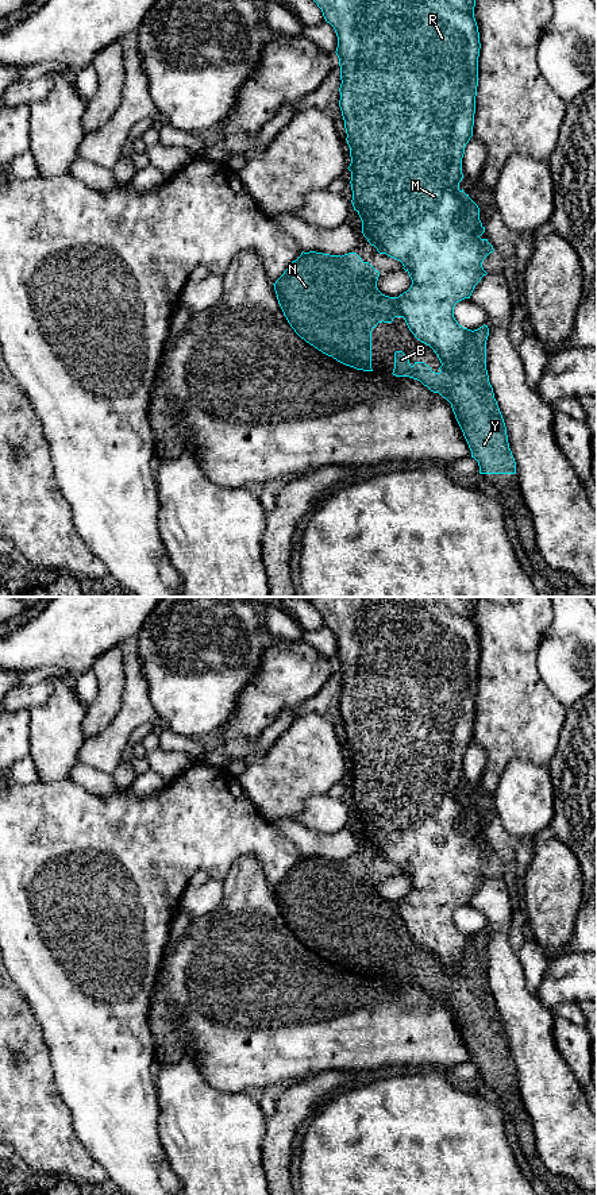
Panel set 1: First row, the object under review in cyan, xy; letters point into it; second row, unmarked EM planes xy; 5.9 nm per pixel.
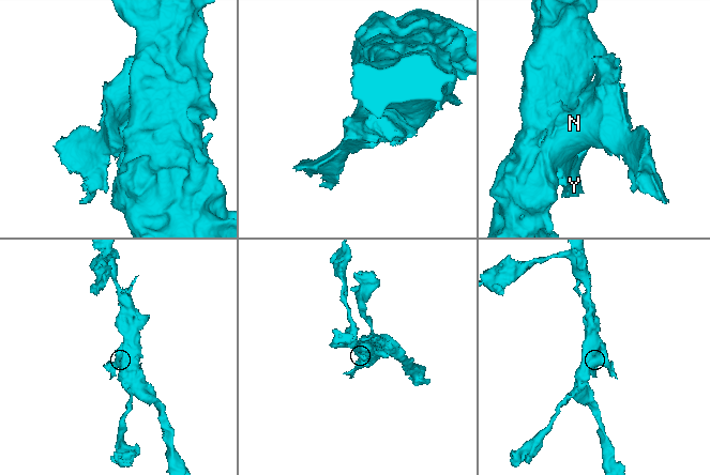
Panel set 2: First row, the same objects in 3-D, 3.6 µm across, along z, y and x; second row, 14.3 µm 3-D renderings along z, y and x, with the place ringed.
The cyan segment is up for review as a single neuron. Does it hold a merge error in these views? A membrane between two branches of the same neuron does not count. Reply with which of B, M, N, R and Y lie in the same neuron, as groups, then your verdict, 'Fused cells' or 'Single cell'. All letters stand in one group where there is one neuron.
Groups: B M R Y / N. Fused cells

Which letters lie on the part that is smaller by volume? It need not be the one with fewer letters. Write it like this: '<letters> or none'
N

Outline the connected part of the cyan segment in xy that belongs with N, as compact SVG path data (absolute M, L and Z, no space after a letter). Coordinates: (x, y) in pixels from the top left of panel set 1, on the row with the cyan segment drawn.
M316 251L301 253L301 255L293 261L284 274L273 284L277 294L278 304L284 312L290 327L294 332L307 343L328 355L328 311L330 309L362 309L369 305L369 319L381 320L384 323L392 323L394 317L403 317L397 297L389 297L382 294L377 288L380 271L375 270L369 262L363 262L355 253L355 273L371 274L373 285L365 296L336 296L328 288L328 278L331 274L339 271L340 255L330 255Z

